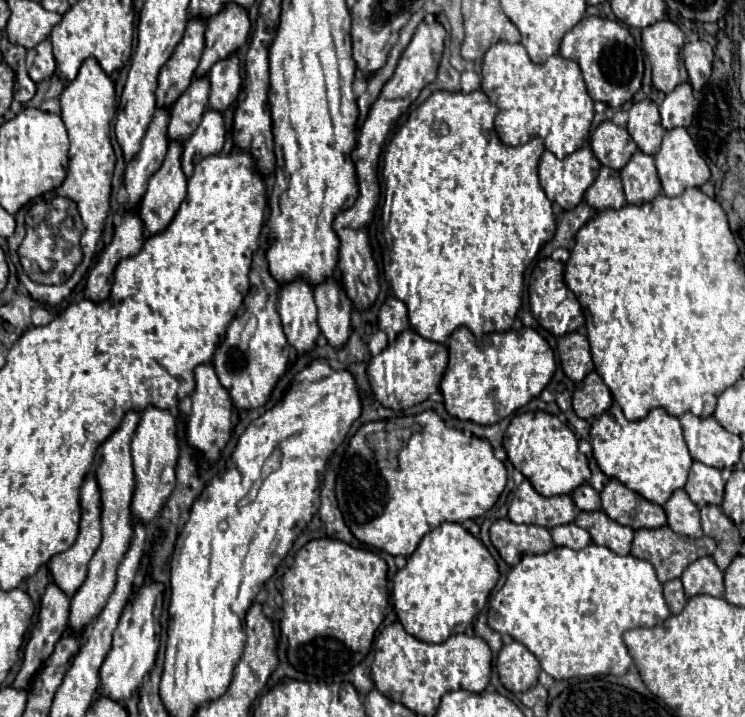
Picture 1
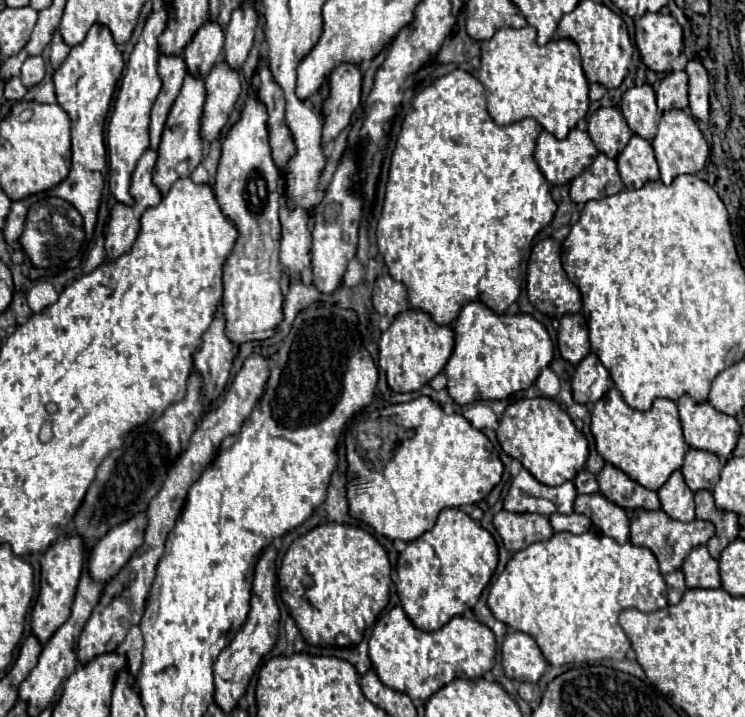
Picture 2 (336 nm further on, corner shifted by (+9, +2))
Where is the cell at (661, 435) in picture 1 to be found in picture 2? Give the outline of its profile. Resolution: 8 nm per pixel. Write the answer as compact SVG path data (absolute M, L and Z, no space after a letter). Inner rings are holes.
M616 388L606 392L594 404L590 430L594 434L598 454L648 490L658 490L672 472L680 470L684 456L690 448L682 436L676 402L668 398L658 398L648 412L638 412L622 400Z

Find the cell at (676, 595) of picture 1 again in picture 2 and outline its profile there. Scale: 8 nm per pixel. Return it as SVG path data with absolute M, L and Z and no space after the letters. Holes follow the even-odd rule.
M680 570L676 572L670 572L664 576L666 580L666 586L668 586L668 604L678 604L684 590L686 590L686 584L684 584L684 576Z

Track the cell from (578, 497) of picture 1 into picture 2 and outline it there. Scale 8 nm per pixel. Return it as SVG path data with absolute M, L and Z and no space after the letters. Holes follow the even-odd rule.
M588 470L578 472L578 476L574 478L574 484L576 484L578 494L596 494L596 492L598 492L596 476L594 476L594 474L590 474Z

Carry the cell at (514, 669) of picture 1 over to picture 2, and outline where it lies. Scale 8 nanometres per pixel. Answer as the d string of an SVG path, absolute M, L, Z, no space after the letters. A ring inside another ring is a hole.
M512 632L502 644L504 674L516 682L538 682L546 670L546 660L532 636Z

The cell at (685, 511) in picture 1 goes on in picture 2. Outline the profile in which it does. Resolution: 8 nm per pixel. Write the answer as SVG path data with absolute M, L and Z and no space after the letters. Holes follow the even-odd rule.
M676 470L668 482L658 490L658 498L662 504L662 510L680 522L692 522L694 520L694 492L686 486L682 472Z

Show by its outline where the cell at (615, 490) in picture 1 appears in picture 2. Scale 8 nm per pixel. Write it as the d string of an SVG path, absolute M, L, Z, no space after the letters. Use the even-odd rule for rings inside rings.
M606 464L602 472L596 476L600 484L600 492L614 504L622 506L624 510L658 510L660 500L654 490L646 490L638 482L630 480L622 470Z

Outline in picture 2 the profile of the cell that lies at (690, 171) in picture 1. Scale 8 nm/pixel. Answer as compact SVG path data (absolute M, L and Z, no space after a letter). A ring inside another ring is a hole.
M682 110L664 112L664 116L662 116L660 124L658 124L658 134L652 140L652 148L654 148L656 160L658 160L660 180L666 186L670 186L672 180L676 176L680 176L680 174L696 174L696 172L700 172L706 166L706 160L708 160L708 154L710 154L708 142L704 140L704 136L702 136L700 128L696 126L694 118L688 116Z

